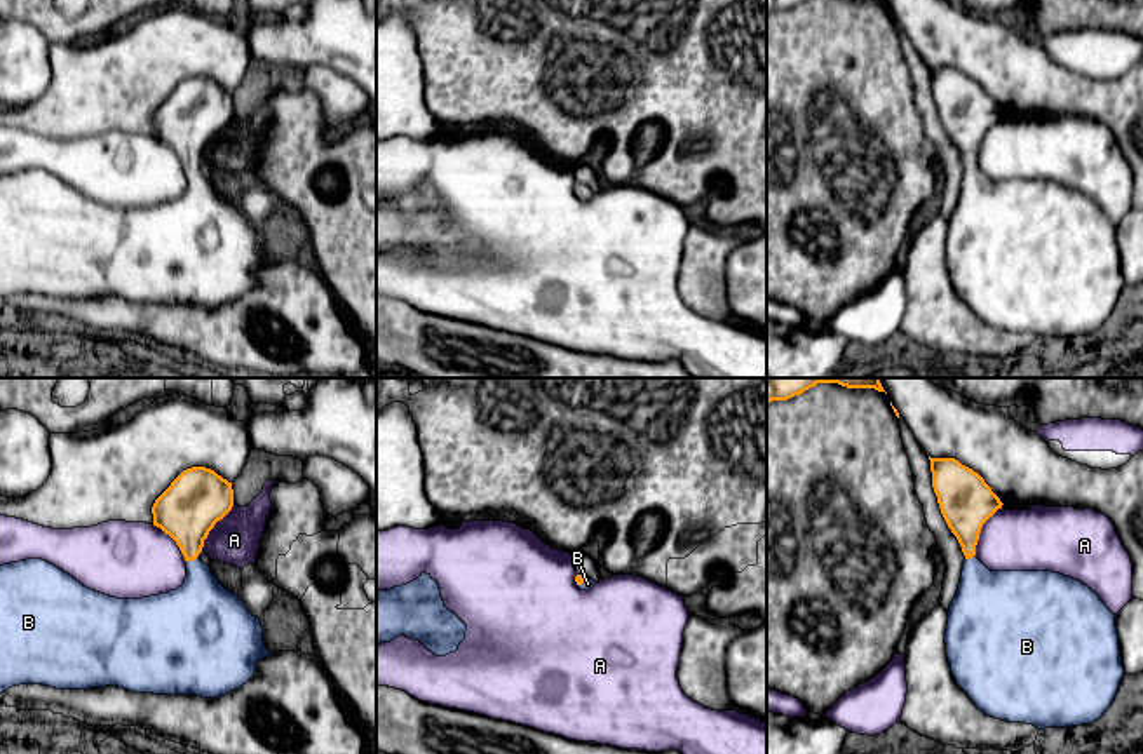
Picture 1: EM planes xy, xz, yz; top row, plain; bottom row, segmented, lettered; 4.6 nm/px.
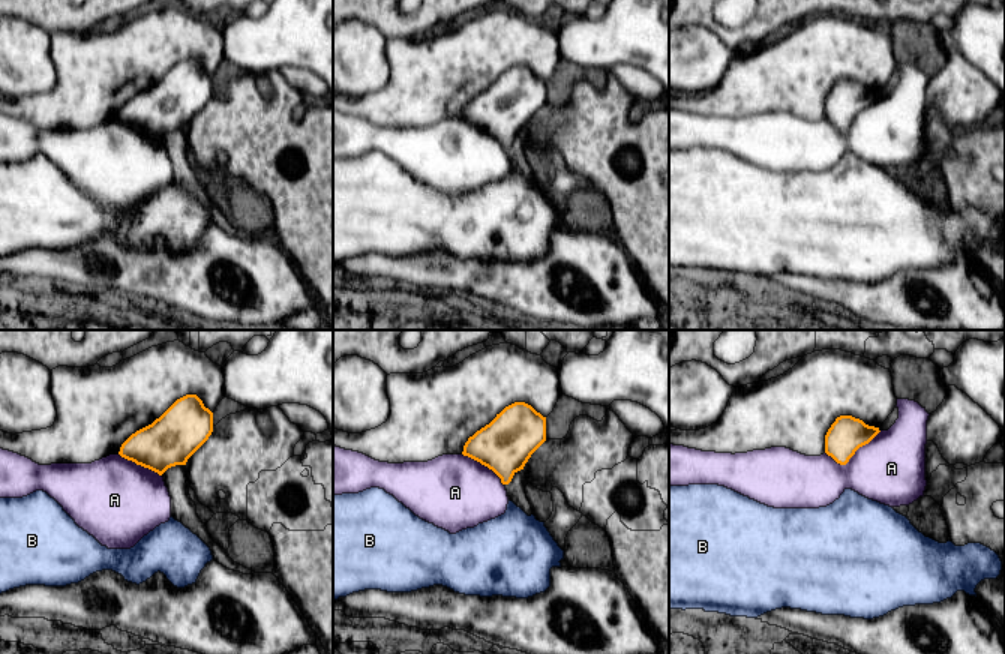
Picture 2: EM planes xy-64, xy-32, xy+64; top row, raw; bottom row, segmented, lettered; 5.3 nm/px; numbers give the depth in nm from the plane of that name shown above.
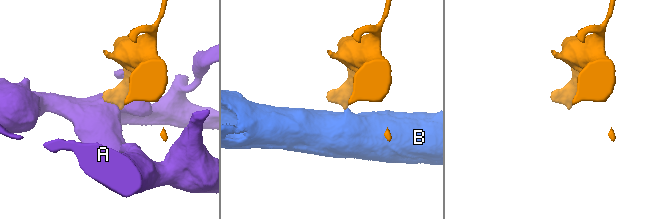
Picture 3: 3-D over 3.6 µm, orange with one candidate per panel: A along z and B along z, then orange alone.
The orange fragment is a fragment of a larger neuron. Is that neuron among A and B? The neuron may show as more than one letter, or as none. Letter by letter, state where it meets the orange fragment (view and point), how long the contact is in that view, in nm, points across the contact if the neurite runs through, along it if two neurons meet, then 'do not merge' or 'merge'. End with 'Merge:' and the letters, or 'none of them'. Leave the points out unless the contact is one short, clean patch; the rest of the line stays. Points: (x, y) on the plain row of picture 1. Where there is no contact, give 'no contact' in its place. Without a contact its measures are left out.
A: meets orange in yz at (980, 141); contact 260 nm long; do not merge
B: meets orange in xy at (192, 169); contact 60 nm long; runs through xy (187, 121), (192, 169), (201, 194), (201, 222); merge
Merge: B

